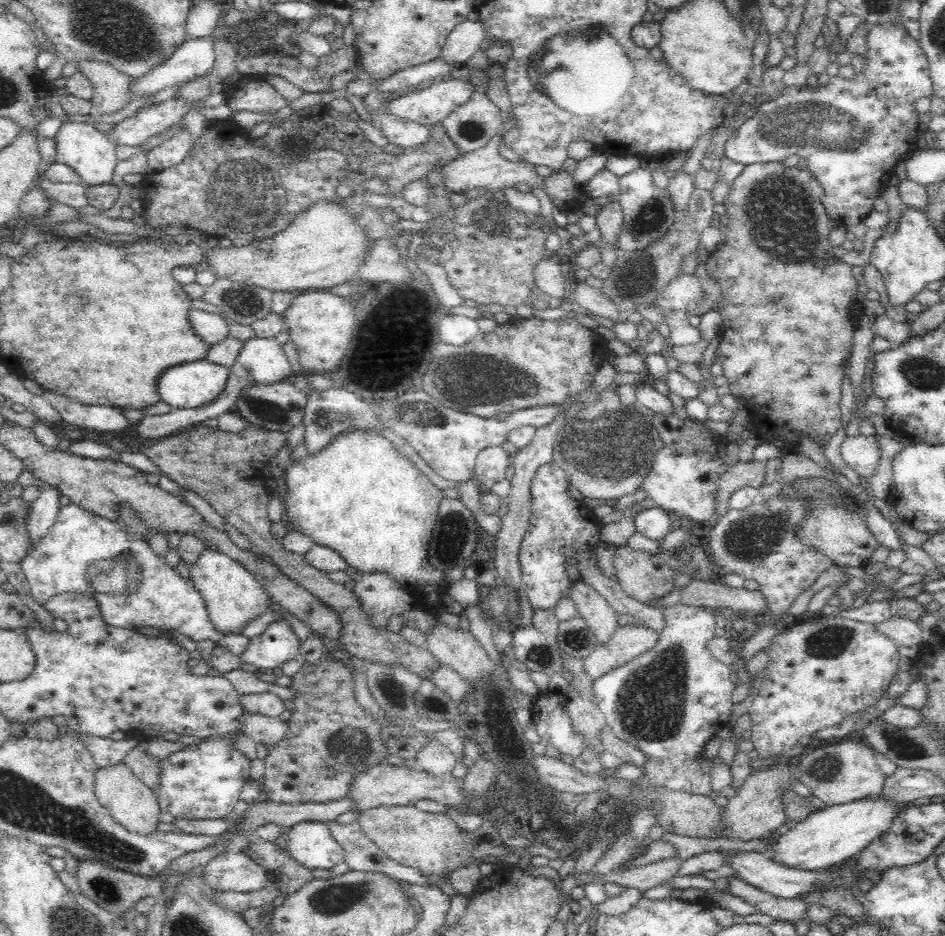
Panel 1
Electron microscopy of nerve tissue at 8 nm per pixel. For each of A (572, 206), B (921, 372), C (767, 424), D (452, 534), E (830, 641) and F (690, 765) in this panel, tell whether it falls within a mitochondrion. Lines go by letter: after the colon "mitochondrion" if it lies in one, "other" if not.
A: other
B: mitochondrion
C: other
D: mitochondrion
E: mitochondrion
F: other

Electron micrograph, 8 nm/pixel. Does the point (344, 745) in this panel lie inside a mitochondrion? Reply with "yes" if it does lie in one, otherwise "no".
yes

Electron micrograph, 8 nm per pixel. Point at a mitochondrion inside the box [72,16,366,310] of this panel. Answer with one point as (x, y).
(244, 194)

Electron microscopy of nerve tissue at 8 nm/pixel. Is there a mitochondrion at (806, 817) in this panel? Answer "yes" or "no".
no

